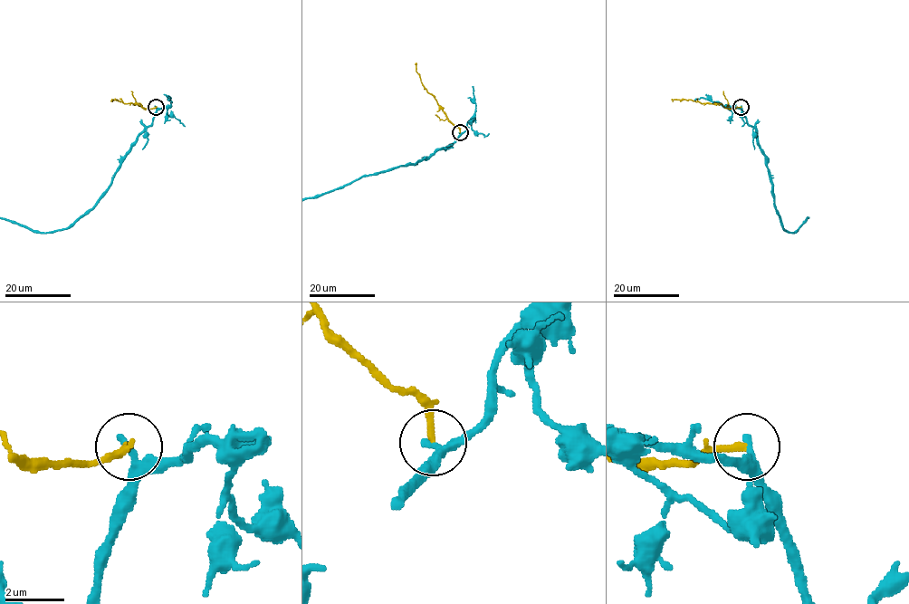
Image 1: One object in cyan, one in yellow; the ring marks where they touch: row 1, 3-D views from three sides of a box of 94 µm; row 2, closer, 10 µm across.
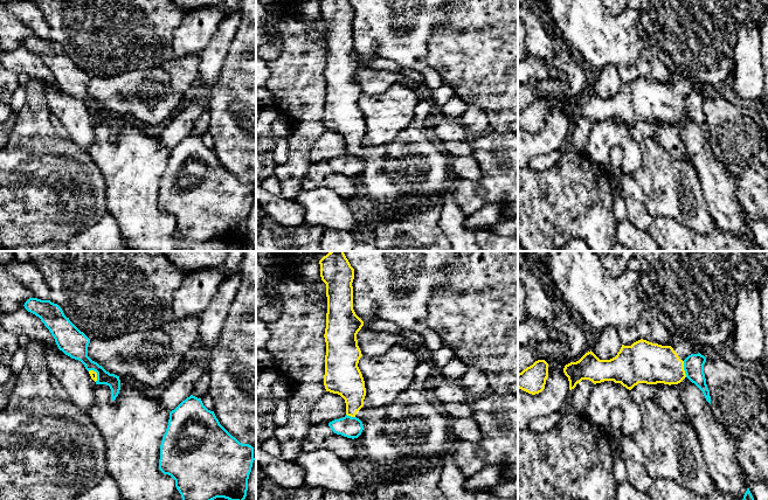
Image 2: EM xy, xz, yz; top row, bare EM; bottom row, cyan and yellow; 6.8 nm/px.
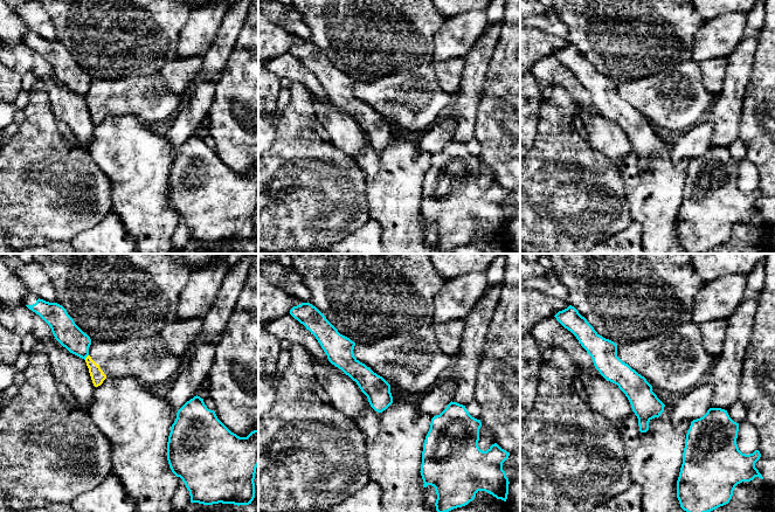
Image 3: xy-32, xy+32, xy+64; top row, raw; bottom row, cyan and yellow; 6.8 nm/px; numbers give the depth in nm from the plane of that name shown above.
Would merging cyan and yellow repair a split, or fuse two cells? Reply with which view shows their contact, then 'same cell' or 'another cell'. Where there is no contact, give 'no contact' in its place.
yz | another cell

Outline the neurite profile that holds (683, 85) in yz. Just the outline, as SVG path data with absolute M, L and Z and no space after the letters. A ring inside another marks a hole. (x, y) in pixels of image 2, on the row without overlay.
M672 74L670 84L638 78L631 84L622 83L617 93L610 98L600 98L591 89L579 99L565 104L569 127L582 118L594 123L604 119L621 121L631 129L638 121L678 123L685 116L684 98L691 92L700 91L706 97L714 93L712 85L698 83Z

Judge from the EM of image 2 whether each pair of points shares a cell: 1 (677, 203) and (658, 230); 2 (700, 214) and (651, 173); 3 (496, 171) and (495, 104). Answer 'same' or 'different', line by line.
1: different
2: same
3: different

